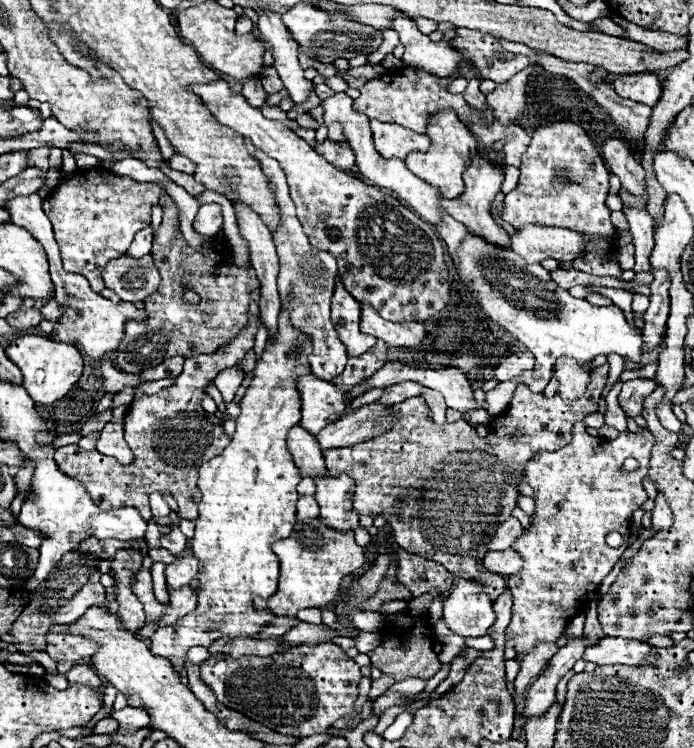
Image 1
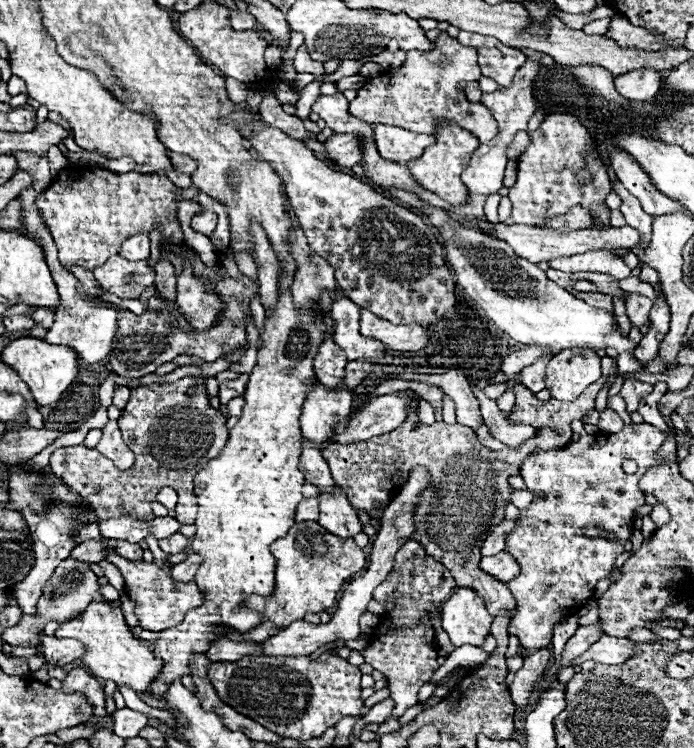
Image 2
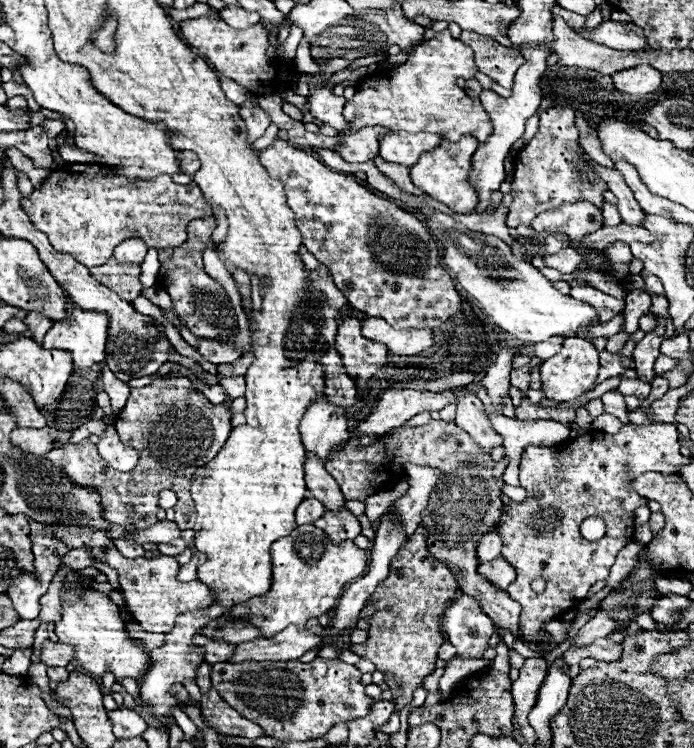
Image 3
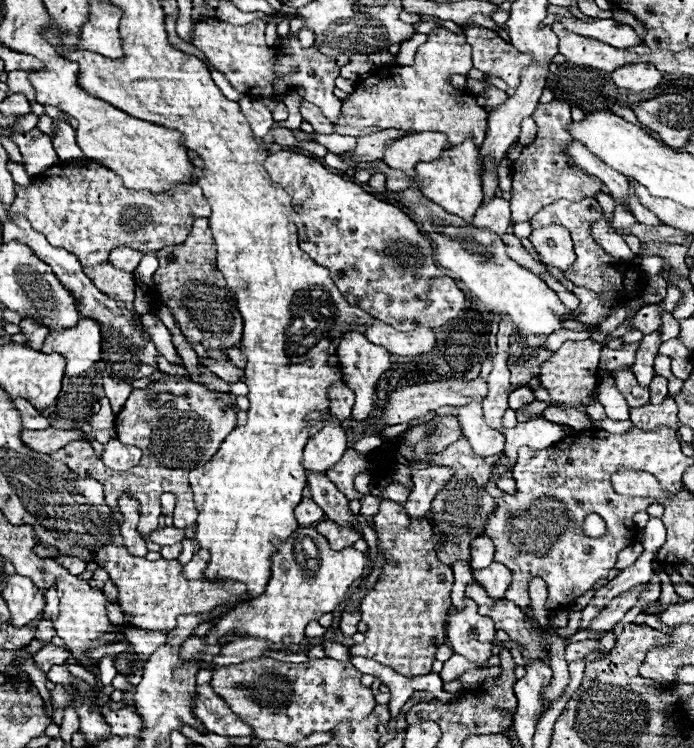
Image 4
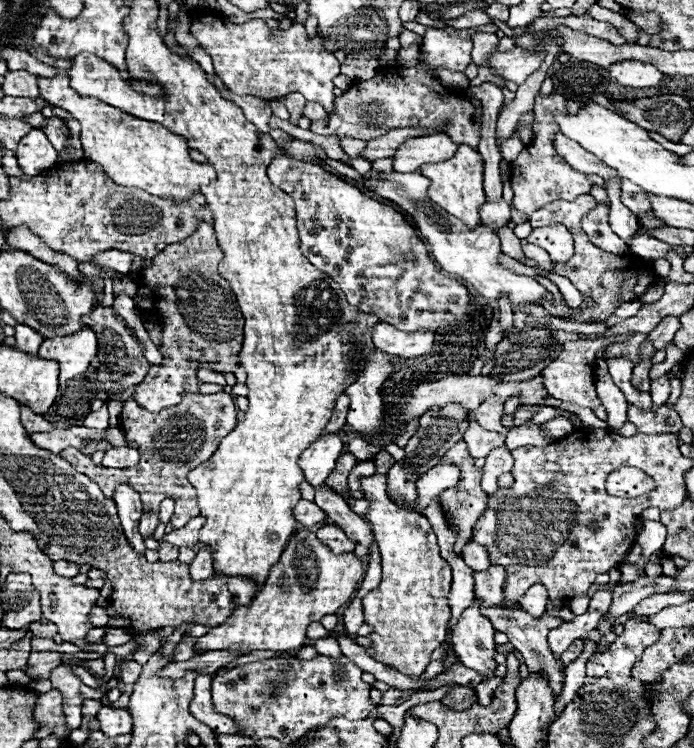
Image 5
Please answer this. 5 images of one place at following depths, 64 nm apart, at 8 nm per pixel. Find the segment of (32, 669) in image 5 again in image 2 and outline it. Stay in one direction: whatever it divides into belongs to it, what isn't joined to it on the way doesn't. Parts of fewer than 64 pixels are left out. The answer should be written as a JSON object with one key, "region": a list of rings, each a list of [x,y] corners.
{"region":[[[42,636],[42,652],[46,660],[54,666],[64,666],[68,662],[76,662],[86,654],[86,648],[80,640],[74,638],[56,638],[56,636]]]}

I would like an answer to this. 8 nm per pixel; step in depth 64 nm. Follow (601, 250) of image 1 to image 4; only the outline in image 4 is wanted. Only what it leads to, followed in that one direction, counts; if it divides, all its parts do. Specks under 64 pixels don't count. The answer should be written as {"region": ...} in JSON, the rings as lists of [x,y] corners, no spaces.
{"region":[[[552,100],[550,104],[538,104],[532,118],[536,120],[538,134],[534,142],[528,144],[522,150],[520,158],[514,160],[512,164],[514,182],[512,182],[512,200],[510,200],[512,204],[510,224],[515,224],[514,234],[520,239],[529,238],[533,228],[528,220],[532,220],[532,216],[540,212],[544,206],[556,200],[578,202],[580,198],[596,198],[598,192],[602,190],[602,182],[598,178],[592,178],[592,174],[578,170],[578,166],[572,166],[568,154],[564,154],[564,146],[568,146],[568,142],[574,140],[572,134],[568,134],[568,124],[572,122],[570,104],[560,100]]]}

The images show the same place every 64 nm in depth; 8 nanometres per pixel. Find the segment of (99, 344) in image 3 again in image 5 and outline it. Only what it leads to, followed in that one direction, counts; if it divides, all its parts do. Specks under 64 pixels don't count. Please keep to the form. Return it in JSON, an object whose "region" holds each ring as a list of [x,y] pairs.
{"region":[[[82,326],[76,334],[64,338],[44,340],[38,356],[60,362],[60,382],[80,376],[88,370],[92,358],[96,356],[96,334],[92,328]]]}

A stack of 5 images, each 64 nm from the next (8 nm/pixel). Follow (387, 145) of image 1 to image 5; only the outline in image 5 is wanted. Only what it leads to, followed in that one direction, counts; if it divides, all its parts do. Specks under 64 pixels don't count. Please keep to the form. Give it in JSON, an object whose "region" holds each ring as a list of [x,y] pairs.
{"region":[[[442,132],[410,138],[392,156],[392,166],[396,172],[418,172],[422,164],[434,164],[452,158],[456,148],[458,144],[454,144]]]}

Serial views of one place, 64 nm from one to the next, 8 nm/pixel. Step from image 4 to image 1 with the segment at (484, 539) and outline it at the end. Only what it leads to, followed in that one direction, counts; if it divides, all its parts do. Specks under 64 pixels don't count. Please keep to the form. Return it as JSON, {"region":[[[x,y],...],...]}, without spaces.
{"region":[[[512,516],[512,518],[508,518],[506,522],[500,524],[500,528],[496,530],[496,536],[492,538],[488,550],[506,550],[520,536],[522,536],[522,524]]]}

